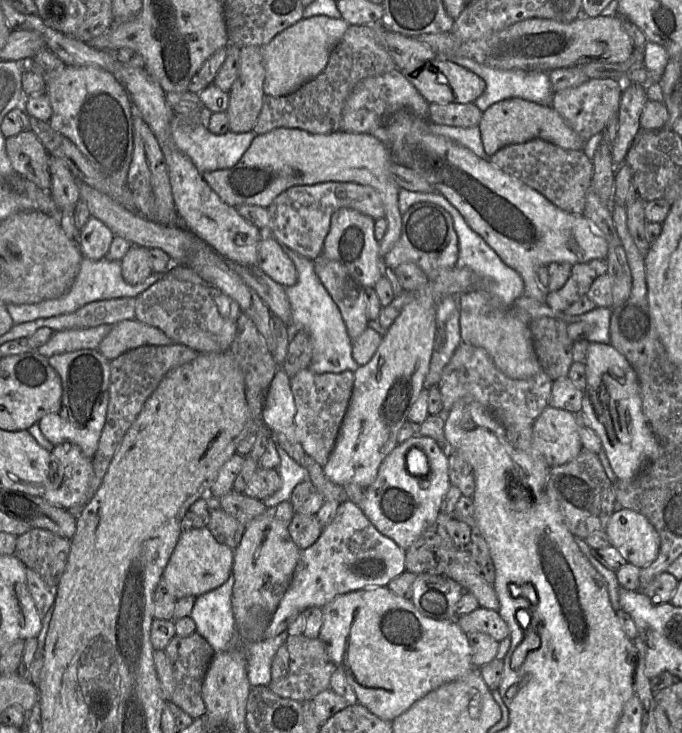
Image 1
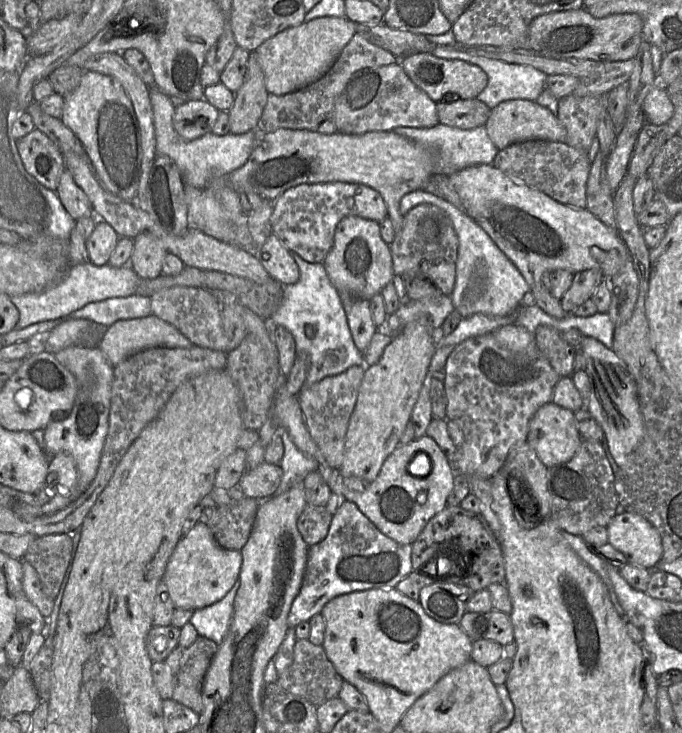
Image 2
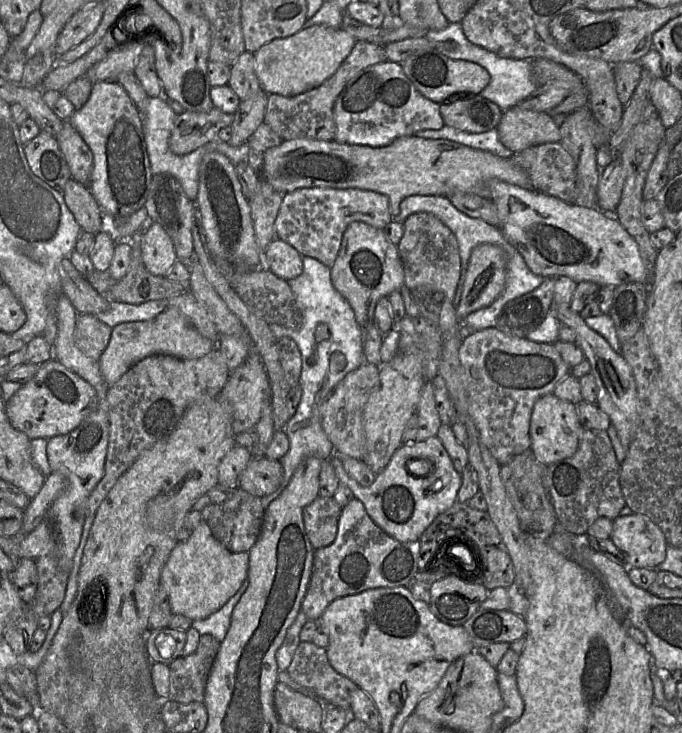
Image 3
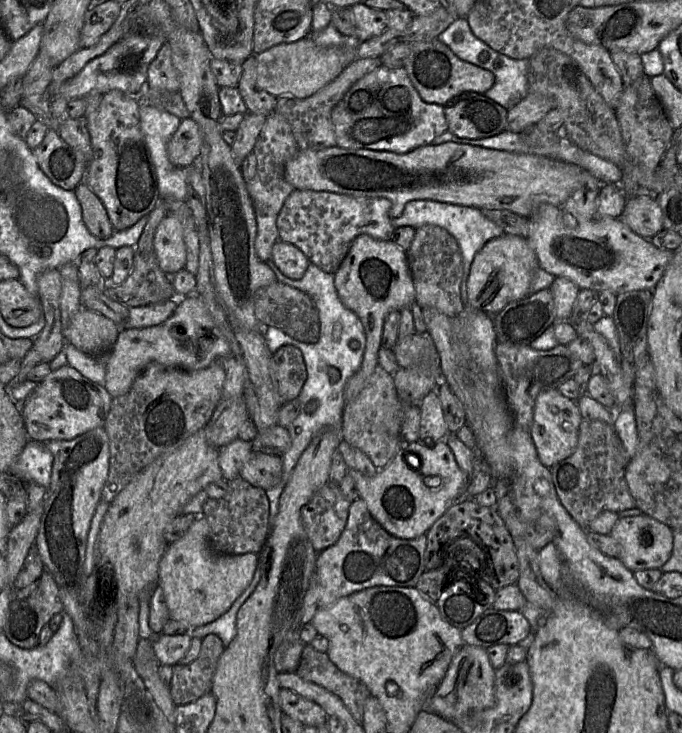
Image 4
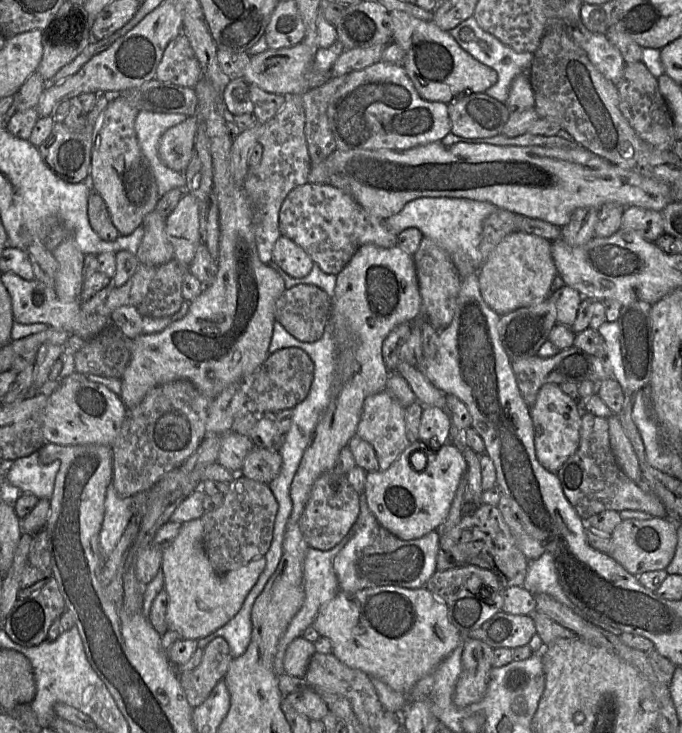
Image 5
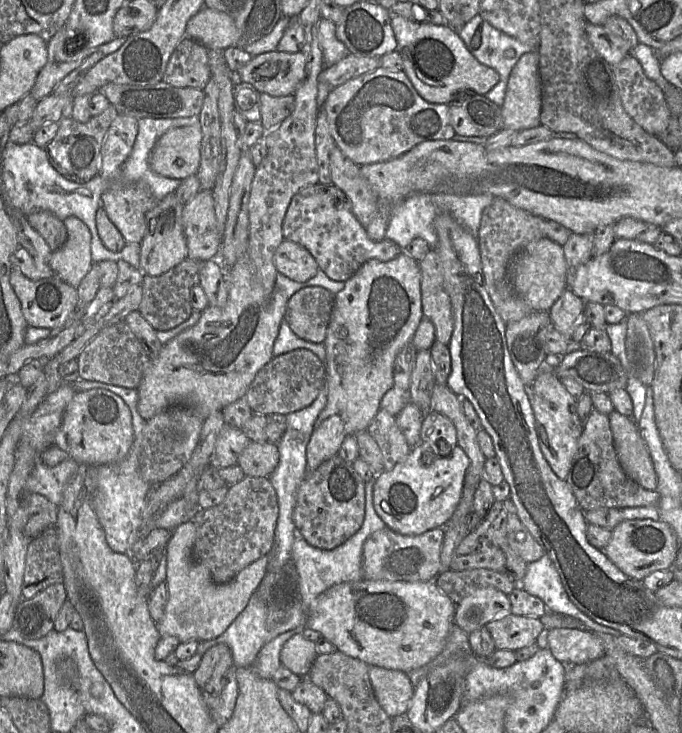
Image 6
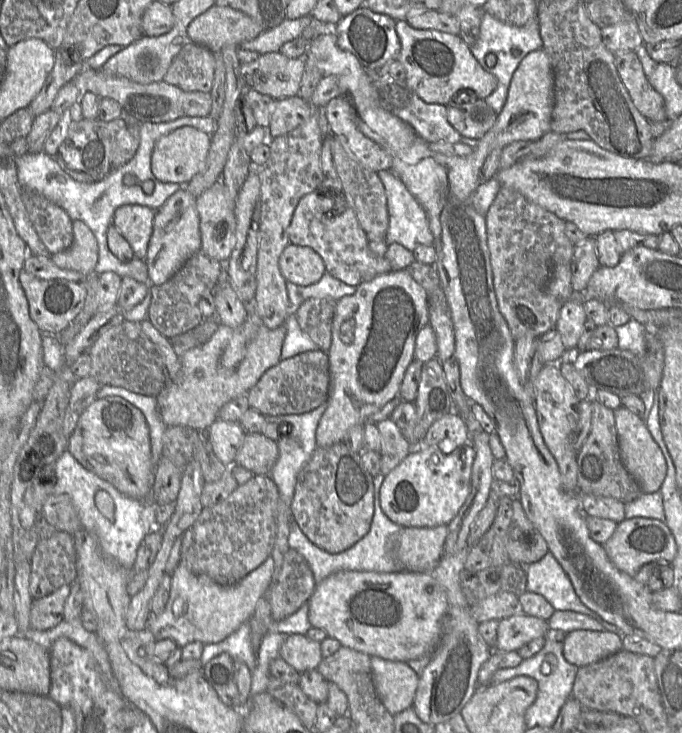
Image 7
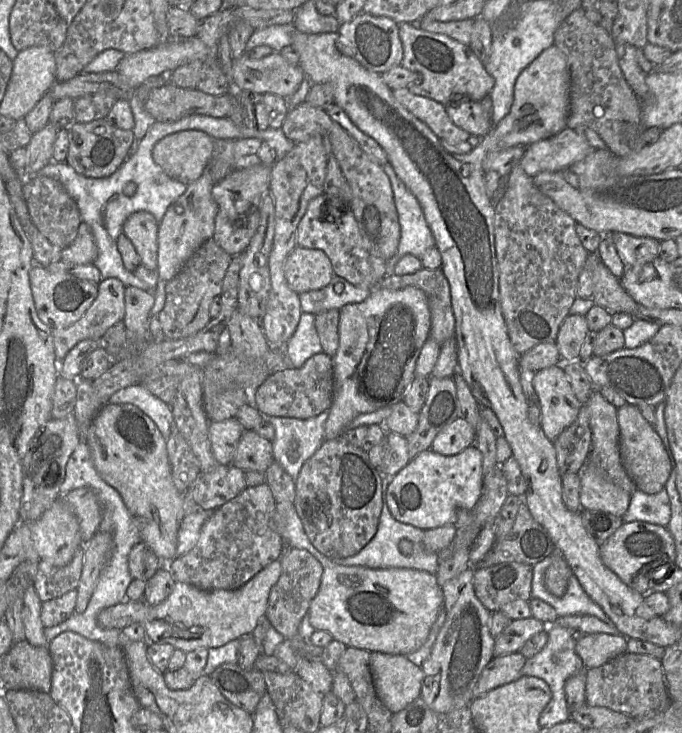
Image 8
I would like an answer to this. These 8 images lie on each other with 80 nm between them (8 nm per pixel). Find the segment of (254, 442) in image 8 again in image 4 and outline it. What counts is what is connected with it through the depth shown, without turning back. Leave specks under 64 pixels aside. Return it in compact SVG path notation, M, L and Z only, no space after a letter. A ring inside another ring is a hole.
M254 451L240 470L240 478L265 491L275 487L282 478L282 457Z

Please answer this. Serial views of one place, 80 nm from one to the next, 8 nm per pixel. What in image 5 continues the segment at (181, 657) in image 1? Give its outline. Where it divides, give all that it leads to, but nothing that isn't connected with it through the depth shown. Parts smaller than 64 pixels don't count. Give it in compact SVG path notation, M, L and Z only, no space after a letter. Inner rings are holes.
M217 637L205 647L201 663L194 670L177 670L190 706L195 708L209 697L218 682L224 678L232 659L227 641Z

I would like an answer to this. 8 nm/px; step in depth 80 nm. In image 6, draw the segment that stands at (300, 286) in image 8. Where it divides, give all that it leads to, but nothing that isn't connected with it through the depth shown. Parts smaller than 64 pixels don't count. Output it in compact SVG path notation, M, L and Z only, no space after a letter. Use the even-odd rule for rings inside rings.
M283 240L273 257L279 273L296 282L306 282L320 269L312 254L302 245Z

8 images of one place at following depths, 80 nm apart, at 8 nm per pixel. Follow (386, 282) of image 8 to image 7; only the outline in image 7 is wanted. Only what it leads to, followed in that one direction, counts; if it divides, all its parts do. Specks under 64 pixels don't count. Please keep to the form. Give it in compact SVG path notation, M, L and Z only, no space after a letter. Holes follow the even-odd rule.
M414 262L405 270L426 291L429 307L434 308L436 312L448 311L449 306L435 264Z

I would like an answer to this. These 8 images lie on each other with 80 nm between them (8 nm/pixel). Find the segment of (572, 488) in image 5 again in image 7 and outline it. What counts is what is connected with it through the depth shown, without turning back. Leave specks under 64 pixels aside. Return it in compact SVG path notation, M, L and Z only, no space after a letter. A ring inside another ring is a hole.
M592 397L592 418L589 435L576 455L577 492L615 498L624 504L643 494L636 481L624 468L619 454L618 438L611 410Z

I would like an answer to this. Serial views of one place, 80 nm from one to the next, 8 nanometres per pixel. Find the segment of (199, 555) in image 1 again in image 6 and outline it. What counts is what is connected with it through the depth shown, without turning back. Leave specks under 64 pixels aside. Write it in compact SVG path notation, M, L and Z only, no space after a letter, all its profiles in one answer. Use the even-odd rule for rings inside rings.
M189 520L172 531L165 548L168 601L164 616L156 625L161 637L174 636L180 642L211 640L223 634L258 589L270 561L265 555L240 571L231 581L216 583L209 568L192 557L195 537L195 524Z

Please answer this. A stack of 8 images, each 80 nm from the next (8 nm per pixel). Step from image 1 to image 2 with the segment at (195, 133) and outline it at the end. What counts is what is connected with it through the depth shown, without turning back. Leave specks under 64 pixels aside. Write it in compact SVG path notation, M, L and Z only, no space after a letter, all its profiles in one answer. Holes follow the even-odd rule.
M158 88L150 90L150 103L153 112L155 150L158 154L169 156L177 165L185 183L196 188L205 188L214 177L226 176L229 172L243 166L248 160L255 139L255 131L243 134L218 136L213 132L194 140L184 140L174 128L175 108L170 97Z

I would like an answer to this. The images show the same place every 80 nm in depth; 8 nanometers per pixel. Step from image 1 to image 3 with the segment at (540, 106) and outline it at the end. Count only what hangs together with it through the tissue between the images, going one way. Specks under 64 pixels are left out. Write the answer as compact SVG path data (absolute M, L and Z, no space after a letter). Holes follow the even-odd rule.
M518 106L503 112L496 129L502 144L512 152L561 141L560 127L550 113L526 110Z

